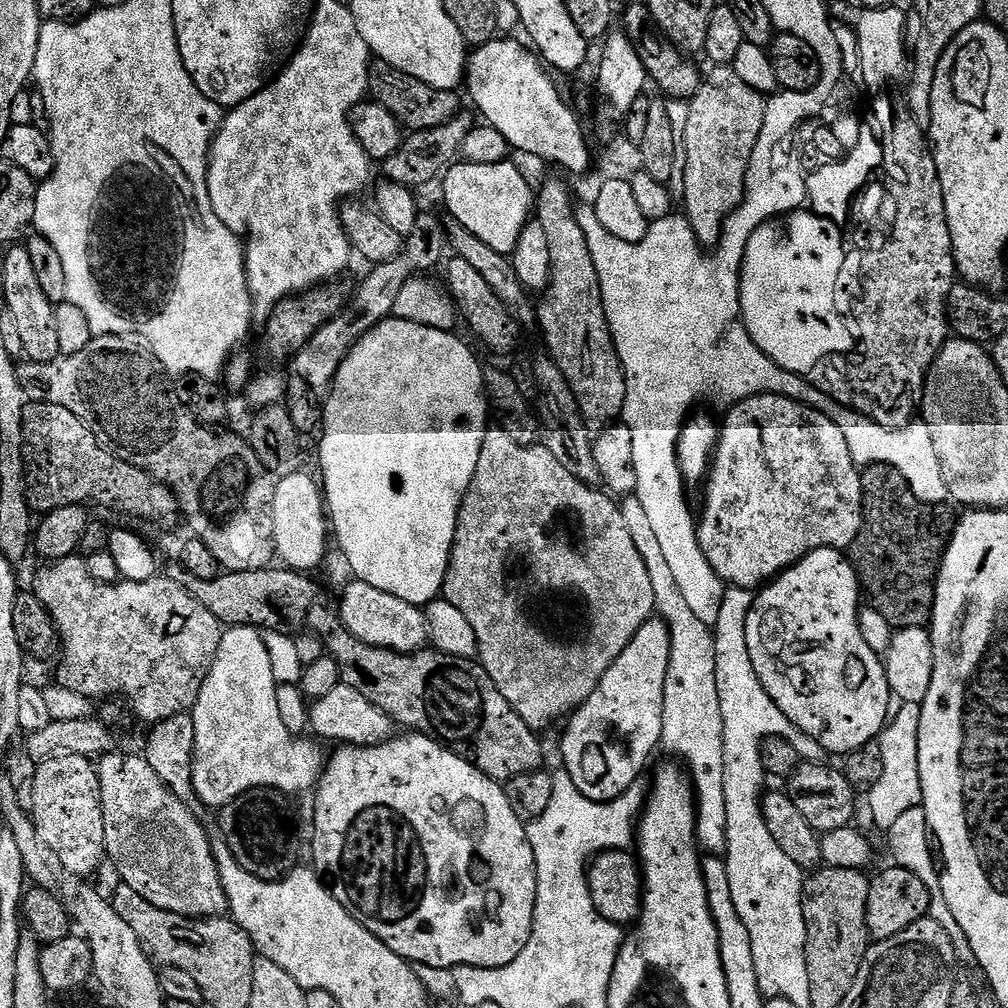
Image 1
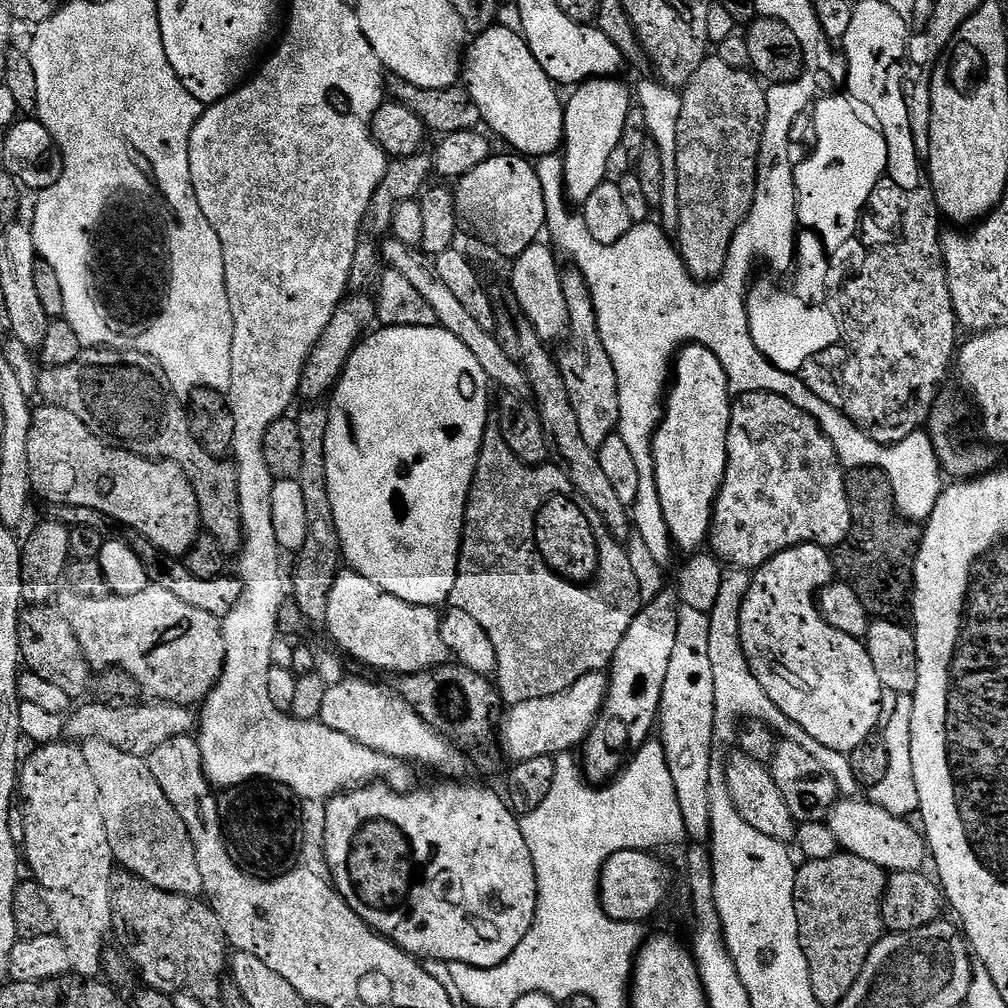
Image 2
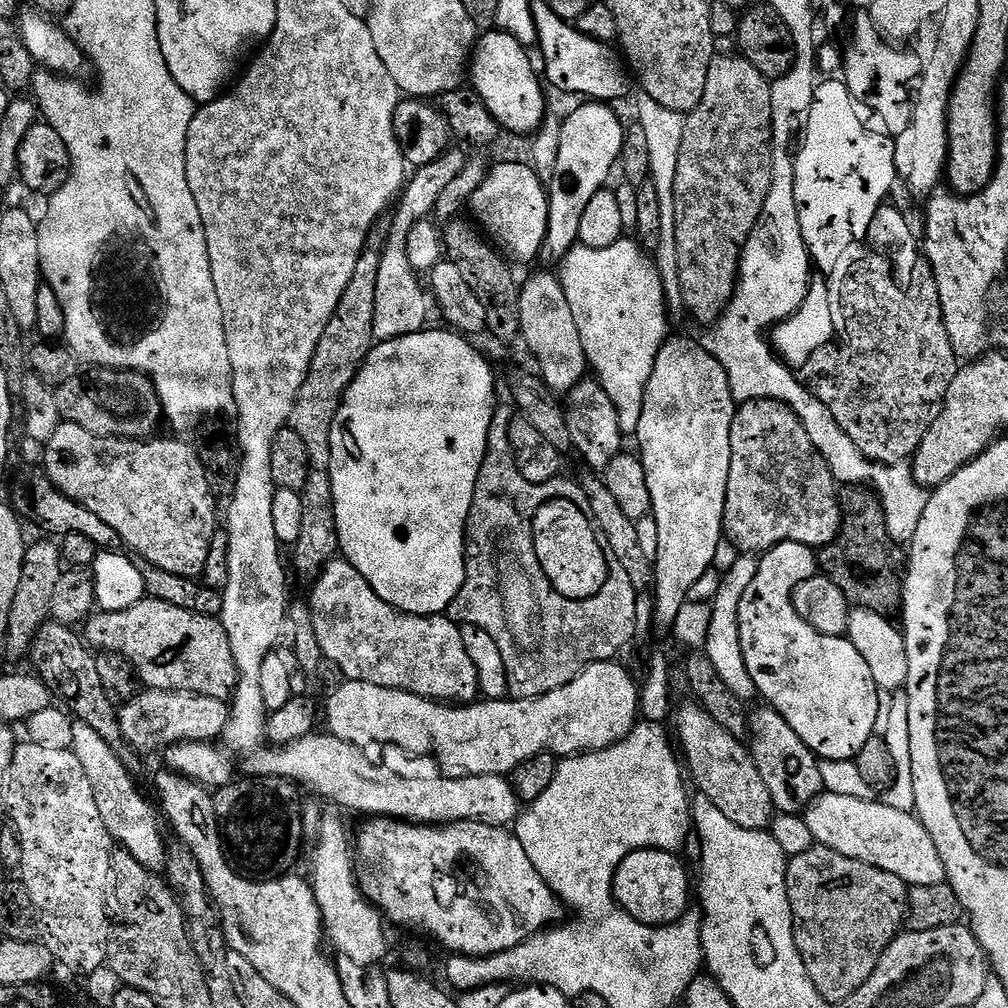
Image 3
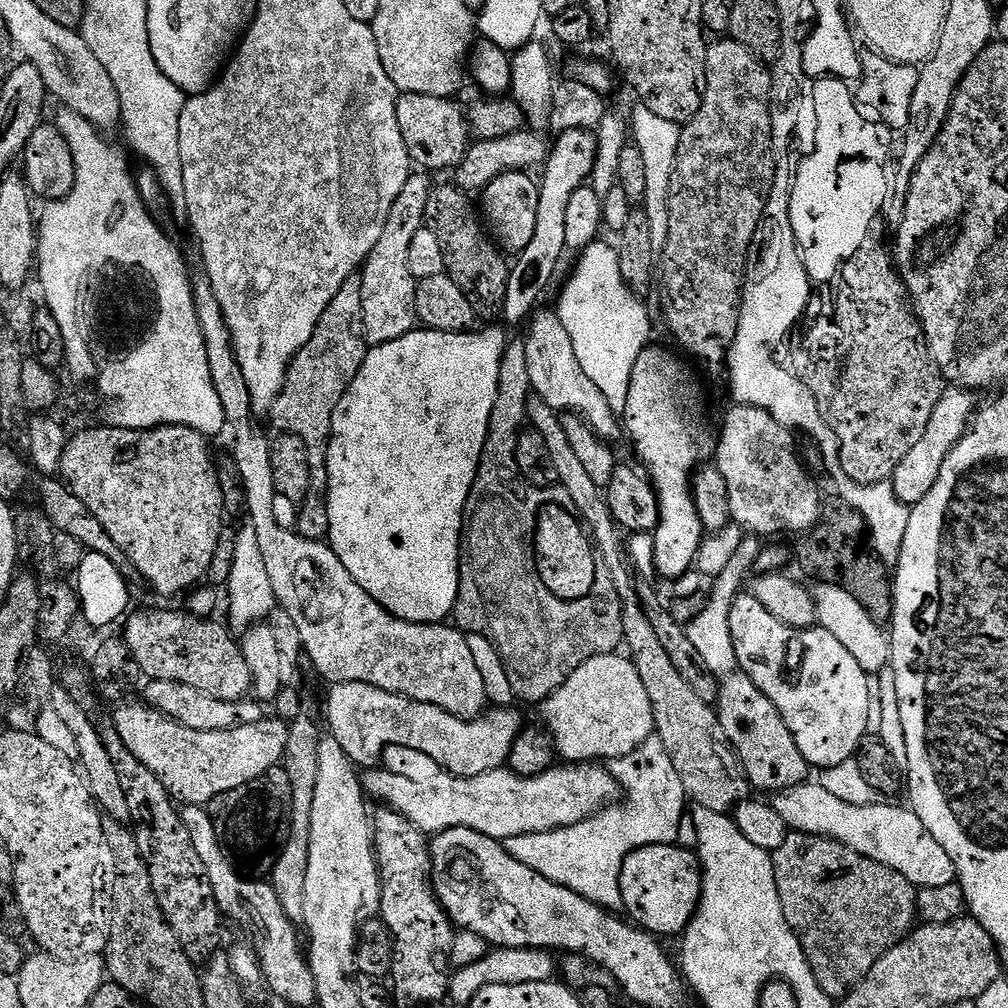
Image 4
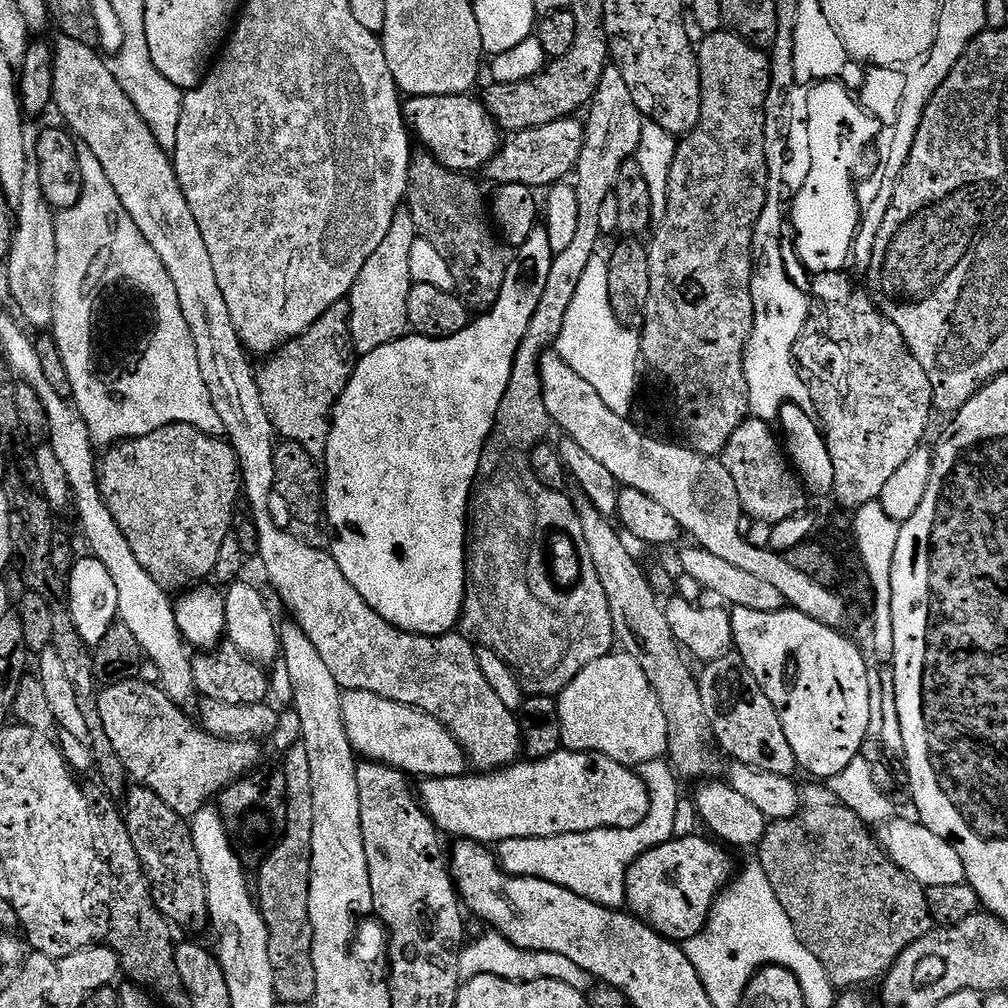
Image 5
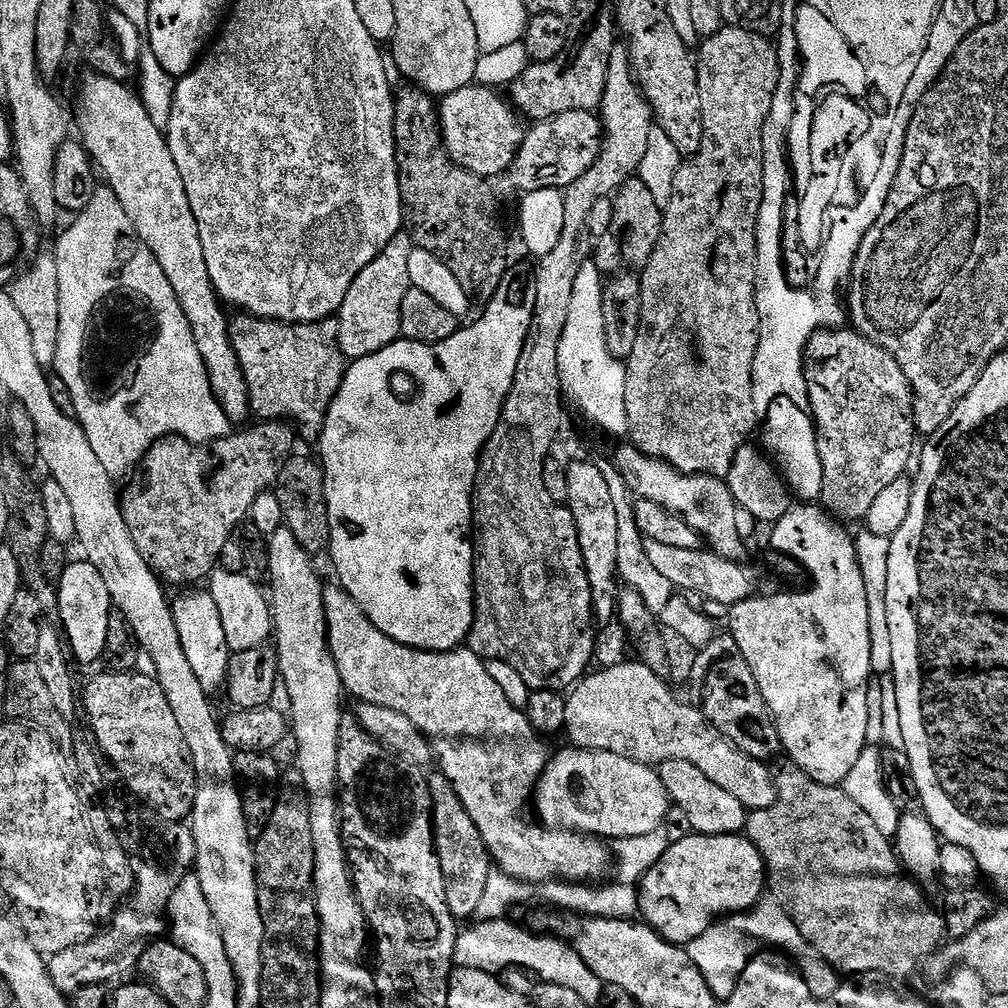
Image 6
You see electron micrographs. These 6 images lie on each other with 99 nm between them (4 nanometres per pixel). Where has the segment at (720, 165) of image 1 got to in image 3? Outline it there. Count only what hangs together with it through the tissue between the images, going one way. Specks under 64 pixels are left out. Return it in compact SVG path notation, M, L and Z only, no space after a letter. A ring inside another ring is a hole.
M719 54L712 57L710 70L706 74L706 90L702 94L702 102L690 113L687 113L682 130L682 147L678 149L678 170L674 174L674 238L678 242L678 282L680 283L680 293L684 299L684 308L700 324L715 325L723 314L728 303L732 301L735 292L736 277L739 274L740 255L750 238L751 231L754 230L755 223L758 222L759 215L763 210L763 203L766 202L767 192L771 184L772 166L772 120L771 120L771 88L772 85L767 76L762 75L743 56L733 54L721 56Z

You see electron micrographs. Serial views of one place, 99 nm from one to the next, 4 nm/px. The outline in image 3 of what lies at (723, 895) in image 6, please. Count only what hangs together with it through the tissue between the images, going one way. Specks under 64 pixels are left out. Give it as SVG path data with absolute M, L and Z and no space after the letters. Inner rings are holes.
M642 848L632 852L620 863L614 874L612 889L616 900L638 922L663 926L672 924L690 907L688 901L688 872L675 852L659 848Z

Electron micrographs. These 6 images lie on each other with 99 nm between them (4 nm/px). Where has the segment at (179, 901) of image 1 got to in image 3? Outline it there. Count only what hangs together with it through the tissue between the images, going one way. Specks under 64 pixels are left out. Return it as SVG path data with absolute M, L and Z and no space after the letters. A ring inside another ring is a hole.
M79 722L74 723L74 742L71 749L78 762L82 762L82 770L86 770L90 778L94 790L94 802L98 802L98 814L102 814L106 830L142 866L159 873L167 865L170 851L169 845L164 845L166 824L157 805L140 793L135 778L120 761L121 753L109 746L97 732L90 730L90 726Z

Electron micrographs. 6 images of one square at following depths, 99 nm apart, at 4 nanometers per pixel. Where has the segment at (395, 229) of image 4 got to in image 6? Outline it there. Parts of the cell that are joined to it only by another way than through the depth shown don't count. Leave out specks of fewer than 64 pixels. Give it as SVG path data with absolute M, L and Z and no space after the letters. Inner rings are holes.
M400 231L390 238L378 258L374 258L358 278L354 278L338 313L338 342L345 361L361 360L401 339L402 298L406 298L410 287L409 263L413 247L412 237L407 231Z

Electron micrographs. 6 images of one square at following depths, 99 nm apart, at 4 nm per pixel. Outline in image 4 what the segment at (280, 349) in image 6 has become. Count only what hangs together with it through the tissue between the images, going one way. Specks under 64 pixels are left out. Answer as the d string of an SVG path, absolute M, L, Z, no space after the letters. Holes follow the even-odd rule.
M354 275L346 278L334 302L326 306L326 314L318 318L318 326L310 342L306 342L306 346L302 346L302 350L292 360L286 382L270 410L277 433L302 438L308 447L309 466L312 468L310 486L304 500L298 504L295 526L295 531L307 540L323 541L330 530L328 443L332 437L334 410L338 410L338 402L342 402L358 370L362 370L362 362L368 350L362 322L362 282L359 275Z

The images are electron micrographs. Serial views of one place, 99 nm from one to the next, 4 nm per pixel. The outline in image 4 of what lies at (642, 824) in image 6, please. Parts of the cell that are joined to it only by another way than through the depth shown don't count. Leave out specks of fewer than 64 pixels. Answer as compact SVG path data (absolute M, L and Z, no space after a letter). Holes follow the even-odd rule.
M576 762L571 766L564 766L568 768L560 768L561 766L554 766L550 770L546 770L542 774L538 774L534 778L522 778L518 774L509 772L507 770L497 770L494 772L487 772L486 774L478 774L477 776L451 776L450 773L445 772L444 769L439 768L436 764L429 763L428 768L424 768L420 773L416 772L387 772L384 766L377 767L375 770L368 770L363 773L362 785L365 793L373 801L381 800L381 805L390 807L396 812L401 812L410 823L415 826L418 831L425 834L435 834L437 832L445 832L451 828L465 828L466 830L478 830L478 834L486 834L490 838L498 841L506 841L510 838L518 838L522 834L538 834L539 832L552 832L556 828L565 828L566 826L574 826L578 822L588 820L594 814L598 814L610 804L617 803L621 799L622 789L617 780L612 776L611 771L607 767L601 766L596 762Z

